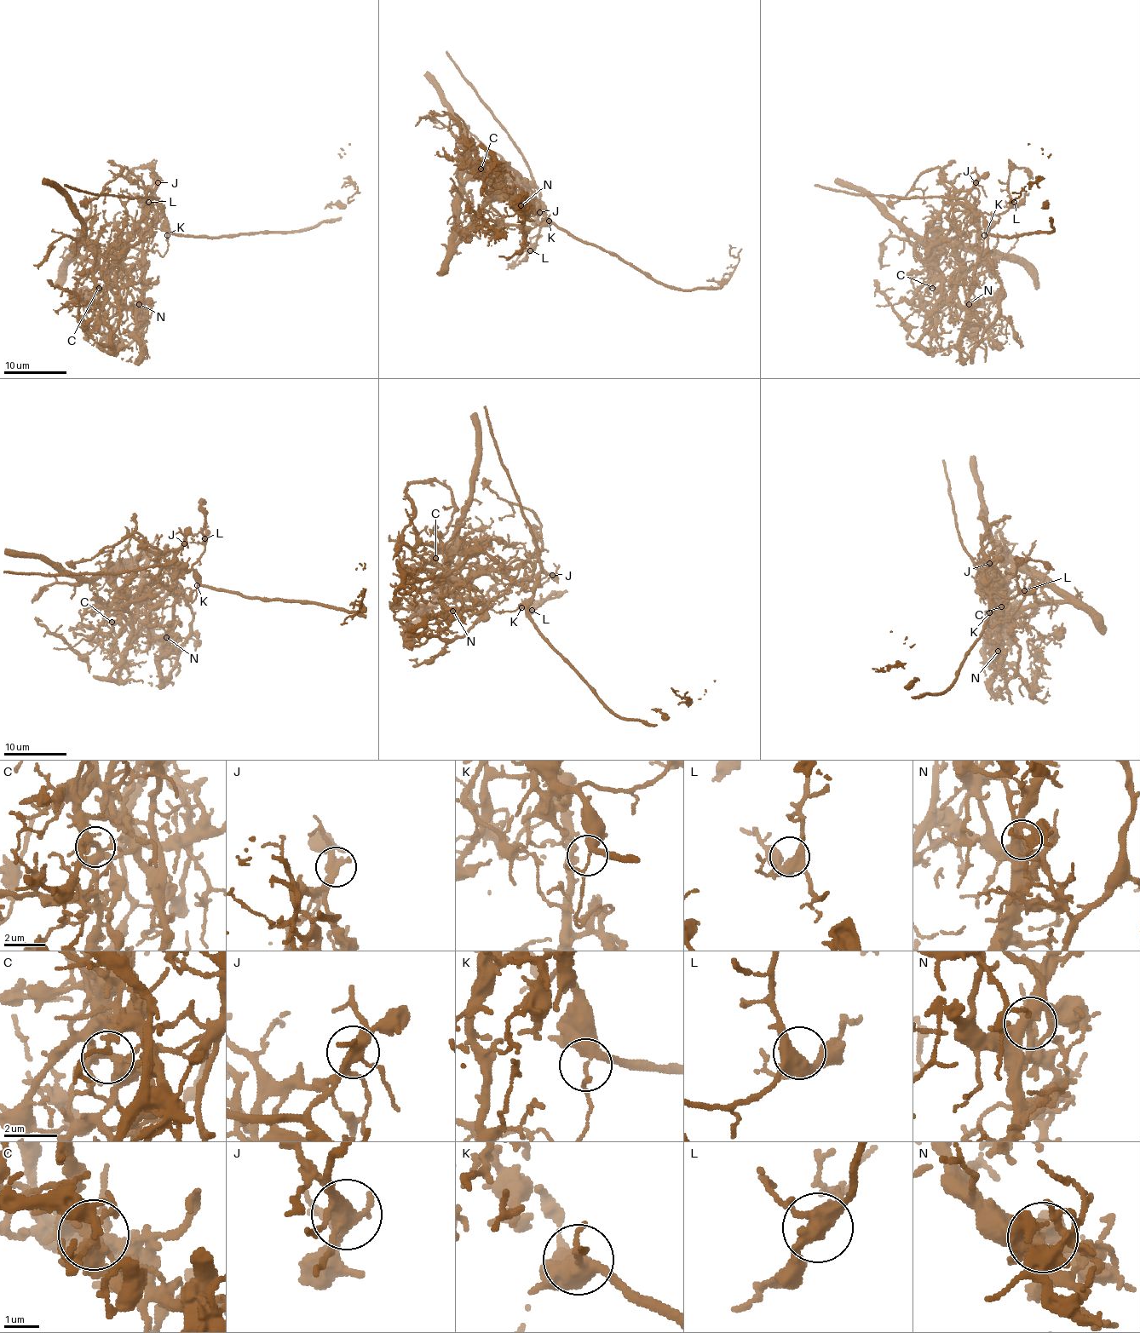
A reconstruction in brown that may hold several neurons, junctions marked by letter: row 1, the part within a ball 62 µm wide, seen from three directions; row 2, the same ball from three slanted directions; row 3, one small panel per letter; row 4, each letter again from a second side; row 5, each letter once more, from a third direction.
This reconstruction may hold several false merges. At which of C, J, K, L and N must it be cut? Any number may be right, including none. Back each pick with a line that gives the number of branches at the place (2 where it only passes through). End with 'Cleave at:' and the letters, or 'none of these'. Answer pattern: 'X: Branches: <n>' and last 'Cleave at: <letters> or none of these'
C: Branches: 5
J: Branches: 4
N: Branches: 4
Cleave at: C, J, N

